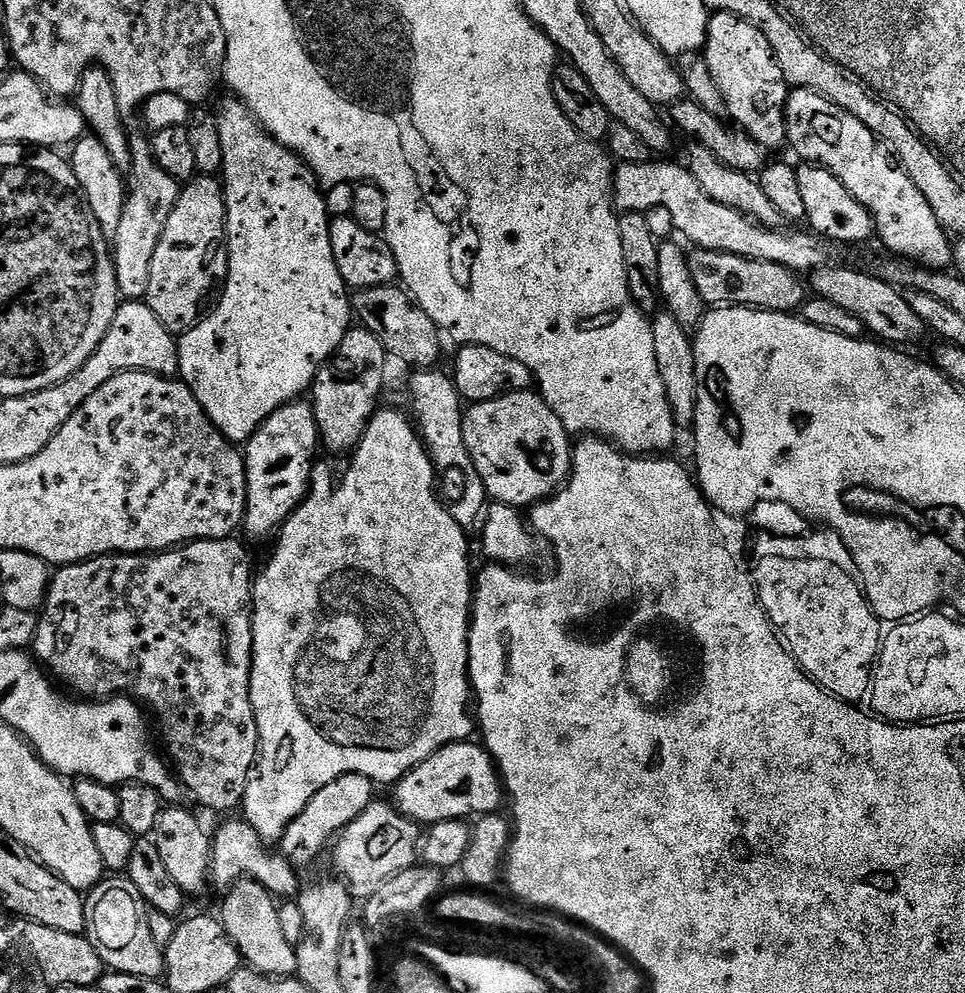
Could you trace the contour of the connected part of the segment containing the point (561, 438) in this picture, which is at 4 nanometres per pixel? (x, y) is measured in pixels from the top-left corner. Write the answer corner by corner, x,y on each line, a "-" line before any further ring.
535,391
511,392
481,404
473,404
464,414
464,437
466,450
470,450
470,458
474,458
474,466
486,486
489,497
497,504
508,504
517,510
528,510
556,495
568,479
572,471
573,441
562,426
558,414
550,410
544,397

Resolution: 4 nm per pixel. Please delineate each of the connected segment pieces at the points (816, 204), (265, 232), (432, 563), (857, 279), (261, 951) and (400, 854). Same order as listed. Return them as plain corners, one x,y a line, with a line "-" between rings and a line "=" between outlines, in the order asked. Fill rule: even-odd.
804,162
796,168
796,173
798,190
802,193
802,202
806,205
804,220
815,235
828,242
837,240
840,244
864,244
868,239
873,239
874,225
871,214
866,210
866,206
862,206
862,202
858,202
858,198
854,198
854,194
850,194
850,190
846,190
846,186
842,186
839,178
830,174
830,170
821,168
819,164
=
238,98
231,99
222,101
220,109
215,109
214,112
218,122
218,138
222,138
222,187
224,205
228,211
228,281
224,283
211,311
193,328
188,329
179,337
180,371
178,376
192,391
194,398
198,398
202,410
208,415
210,422
214,422
216,429
233,444
240,446
260,429
262,422
266,422
266,418
270,418
274,410
278,410
283,404
291,404
293,400
303,397
311,389
312,381
316,378
316,369
336,353
342,338
353,323
354,309
350,299
350,289
345,284
342,274
338,274
338,266
334,262
334,250
330,246
328,204
320,197
319,190
315,188
317,185
306,175
304,161
289,148
281,146
256,121
256,115
243,102
=
377,411
376,415
372,417
372,421
368,423
368,429
365,430
360,443
356,445
351,453
350,459
352,461
349,462
348,469
344,472
344,477
337,484
335,474
326,465
317,463
313,467
308,495
304,497
304,501
288,517
284,527
279,529
278,535
275,537
275,540
277,539
276,549
273,550
272,557
268,560
268,565
261,572
259,569
258,575
254,580
254,587
252,589
250,702
256,715
260,746
256,767
252,775
248,777
248,785
246,786
246,794
244,795
242,805
242,819
256,831
260,841
268,846
279,845
280,839
284,836
286,826
290,826
290,822
294,822
294,818
298,818
298,814
302,814
302,810
306,810
306,802
310,802
310,798
314,798
314,794
318,794
318,790
322,790
322,786
330,786
330,782
334,782
334,778
345,776
346,774
362,774
366,778
370,778
373,785
388,784
388,786
392,786
395,785
396,781
403,778
409,770
418,767
423,760
433,756
438,749
444,748
453,742
467,741
471,737
468,735
471,732
473,735
474,732
474,716
470,711
470,701
473,699
472,684
468,680
468,626
470,623
470,609
474,599
474,568
468,565
468,540
464,537
467,535
465,529
460,528
458,522
454,522
454,518
448,513
443,499
438,495
438,473
435,466
432,465
432,458
428,454
428,449
424,447
424,441
420,439
419,431
414,427
413,421
407,415
405,416
400,412
=
825,266
816,269
810,276
810,288
819,299
826,302
834,302
842,310
847,310
862,322
862,326
877,341
887,342
892,346
908,346
904,344
916,344
923,336
926,329
922,318
910,310
910,302
907,295
895,284
888,284
881,280
879,275
868,272
859,272
856,268
832,268
=
238,880
223,893
218,919
234,942
241,961
264,976
296,976
296,949
280,929
280,904
257,880
=
374,802
362,810
362,814
358,814
358,818
354,818
335,841
339,879
348,885
353,897
372,896
382,882
417,863
421,840
422,832
415,820
409,820
391,803

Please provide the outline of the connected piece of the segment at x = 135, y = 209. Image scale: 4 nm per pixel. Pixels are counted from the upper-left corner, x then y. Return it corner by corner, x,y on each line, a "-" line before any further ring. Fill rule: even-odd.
133,135
131,141
132,163
126,176
122,223
118,226
111,253
121,297
128,302
140,302
147,297
150,286
150,262
154,258
154,250
158,250
162,230
166,230
170,210
174,210
178,202
182,184
156,164
152,156
151,143
147,139
143,140
142,137

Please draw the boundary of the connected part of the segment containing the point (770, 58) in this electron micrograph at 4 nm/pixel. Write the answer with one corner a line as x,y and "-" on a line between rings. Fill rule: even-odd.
733,12
709,15
708,40
702,49
702,59
710,66
710,74
718,90
722,90
722,98
726,98
731,123
766,150
783,149
788,139
784,107
788,104
790,86
766,34

